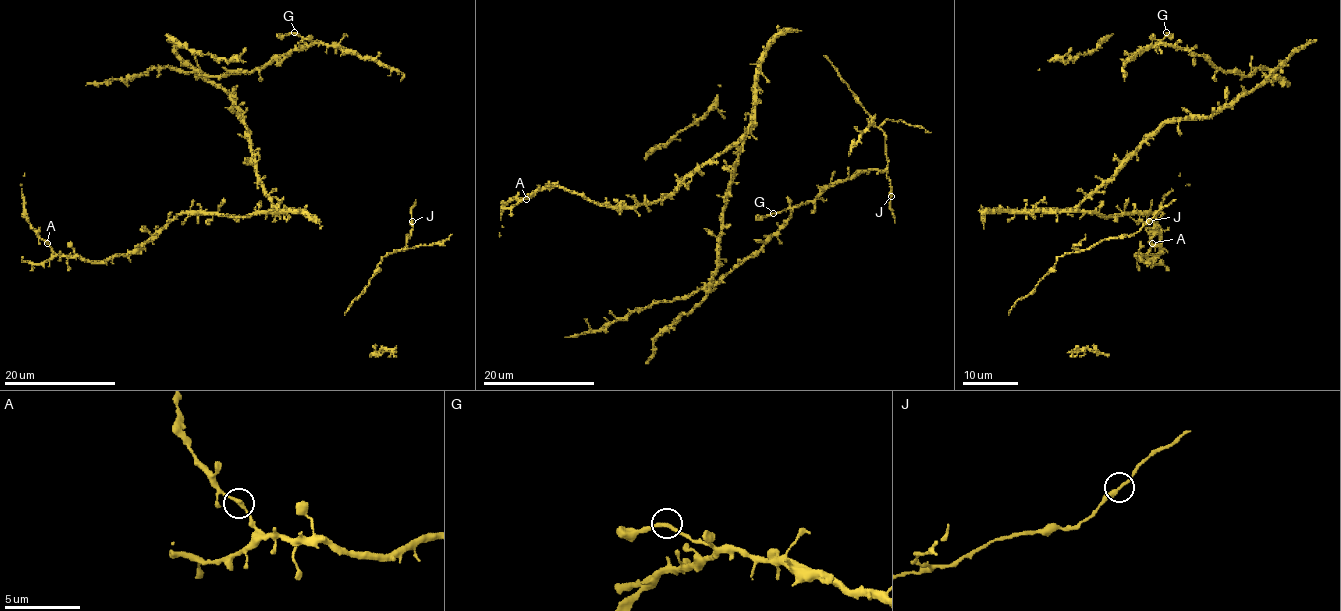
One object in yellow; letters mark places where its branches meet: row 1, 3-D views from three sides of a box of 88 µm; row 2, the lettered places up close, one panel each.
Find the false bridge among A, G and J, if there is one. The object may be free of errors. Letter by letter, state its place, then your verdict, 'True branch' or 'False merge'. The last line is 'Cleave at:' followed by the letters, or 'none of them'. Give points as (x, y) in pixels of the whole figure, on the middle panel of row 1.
A: Place: (526, 199). True branch
G: Place: (773, 213). True branch
J: Place: (891, 196). True branch
Cleave at: none of them

